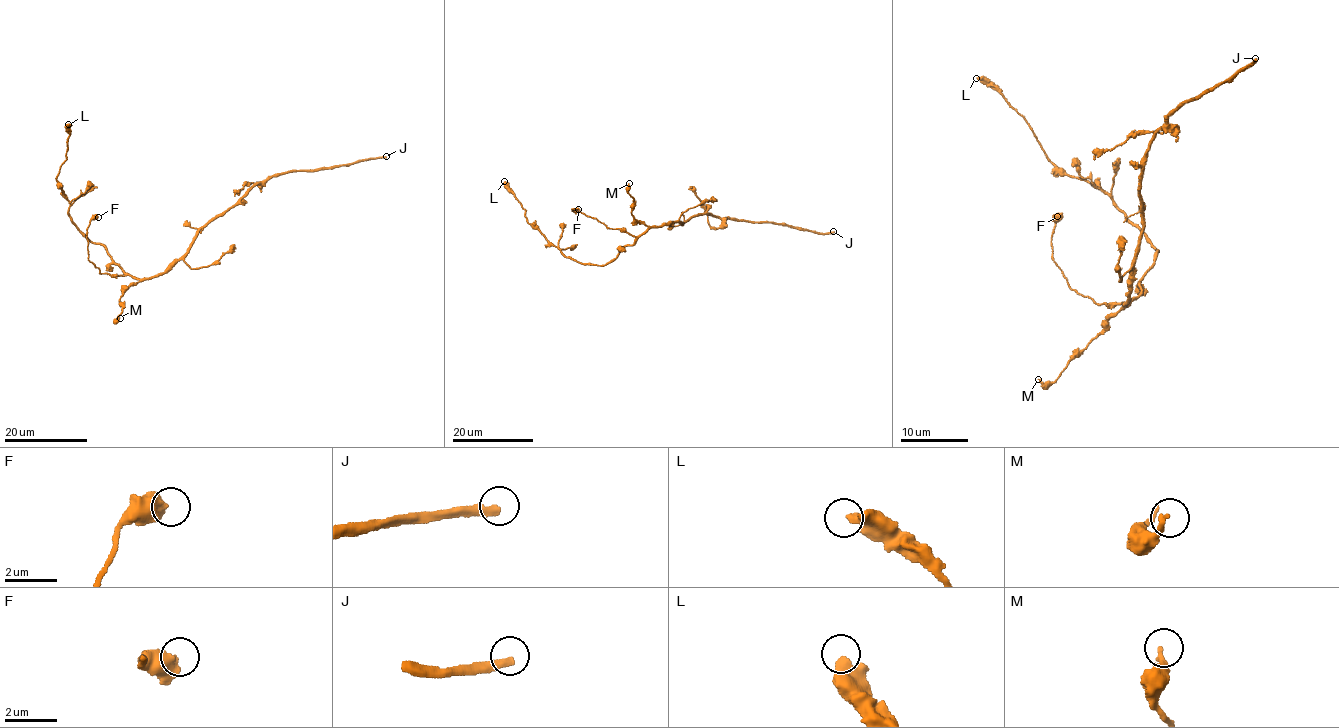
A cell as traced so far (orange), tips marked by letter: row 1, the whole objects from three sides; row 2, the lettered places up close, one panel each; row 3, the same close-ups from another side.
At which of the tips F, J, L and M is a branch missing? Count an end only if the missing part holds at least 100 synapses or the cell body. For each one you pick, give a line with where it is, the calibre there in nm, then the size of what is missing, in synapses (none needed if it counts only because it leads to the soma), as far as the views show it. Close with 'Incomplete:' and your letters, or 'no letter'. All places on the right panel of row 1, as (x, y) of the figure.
J: Place: (1255, 58). Thickness 300 nm. Roughly 700 synapses
Incomplete: J

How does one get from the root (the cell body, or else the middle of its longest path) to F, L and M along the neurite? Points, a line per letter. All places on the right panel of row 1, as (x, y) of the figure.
F: (1128, 279), (1126, 305), (1130, 301), (1100, 305), (1071, 288), (1053, 260), (1057, 216)
L: (1128, 279), (1123, 302), (1129, 305), (1157, 250), (1146, 234), (1109, 195), (1050, 160), (1030, 125), (976, 78)
M: (1128, 279), (1128, 299), (1111, 316), (1105, 328), (1069, 362), (1054, 382), (1042, 383), (1038, 379)

